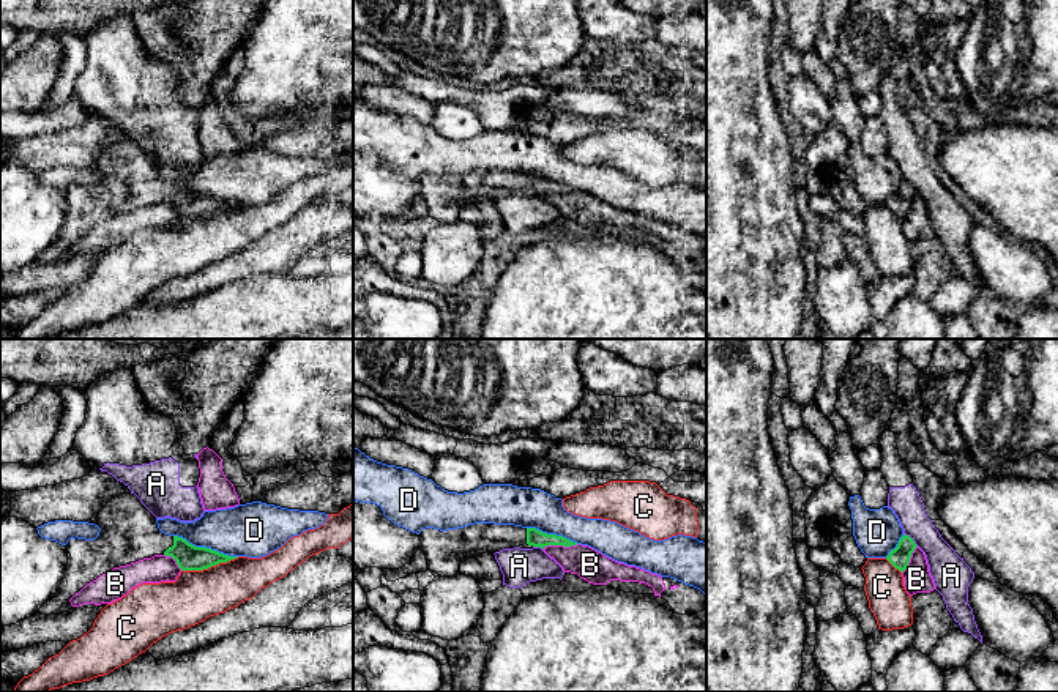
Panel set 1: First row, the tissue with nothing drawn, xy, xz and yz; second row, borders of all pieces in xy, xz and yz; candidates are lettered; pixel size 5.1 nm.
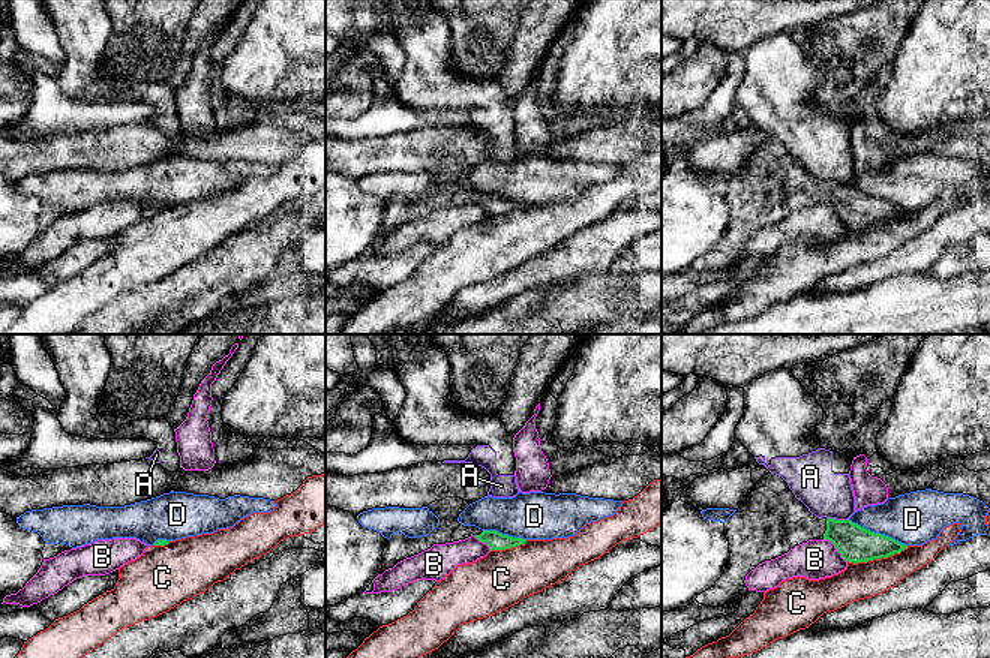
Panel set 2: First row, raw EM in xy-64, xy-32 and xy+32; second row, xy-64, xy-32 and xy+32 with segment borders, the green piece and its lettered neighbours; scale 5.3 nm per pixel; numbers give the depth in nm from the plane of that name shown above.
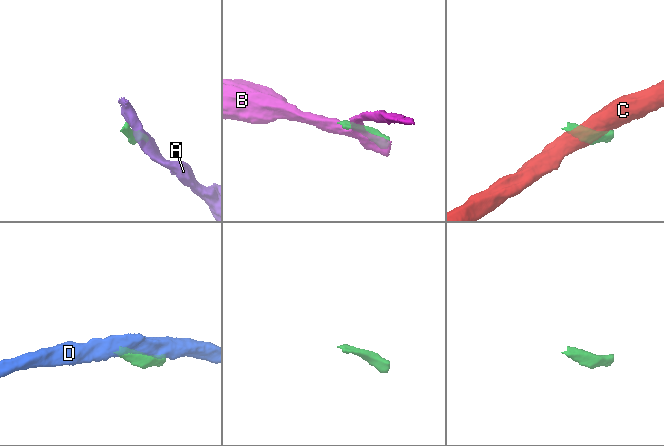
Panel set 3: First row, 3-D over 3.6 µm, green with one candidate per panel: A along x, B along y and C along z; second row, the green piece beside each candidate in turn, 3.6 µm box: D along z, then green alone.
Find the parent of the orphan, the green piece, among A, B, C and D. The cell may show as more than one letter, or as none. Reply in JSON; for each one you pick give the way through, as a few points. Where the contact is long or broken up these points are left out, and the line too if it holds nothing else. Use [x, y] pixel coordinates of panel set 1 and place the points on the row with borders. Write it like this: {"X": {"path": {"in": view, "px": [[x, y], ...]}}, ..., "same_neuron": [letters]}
{"same_neuron": []}

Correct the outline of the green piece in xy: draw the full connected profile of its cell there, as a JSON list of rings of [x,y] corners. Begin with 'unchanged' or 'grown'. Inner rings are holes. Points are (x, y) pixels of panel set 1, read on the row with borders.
grown; [[[134,493],[112,498],[91,523],[101,528],[99,536],[95,541],[68,541],[68,566],[61,585],[38,613],[61,615],[73,608],[69,599],[87,583],[114,567],[155,555],[172,556],[181,571],[203,571],[238,558],[161,533],[156,517]]]

